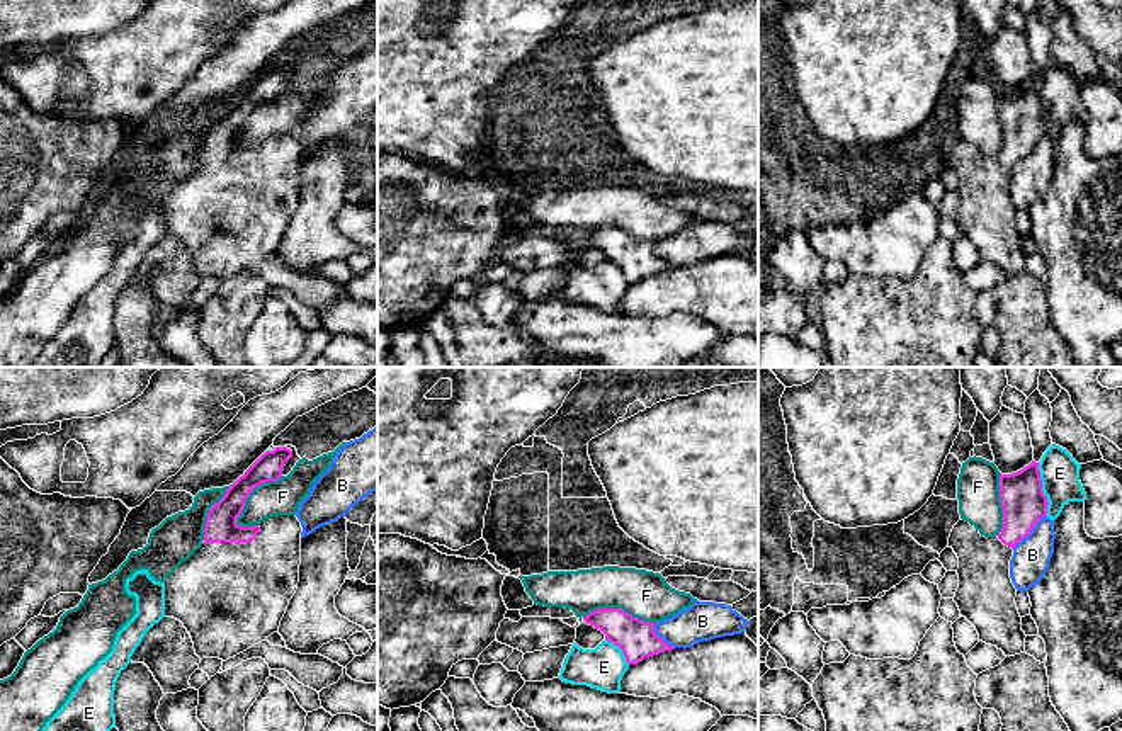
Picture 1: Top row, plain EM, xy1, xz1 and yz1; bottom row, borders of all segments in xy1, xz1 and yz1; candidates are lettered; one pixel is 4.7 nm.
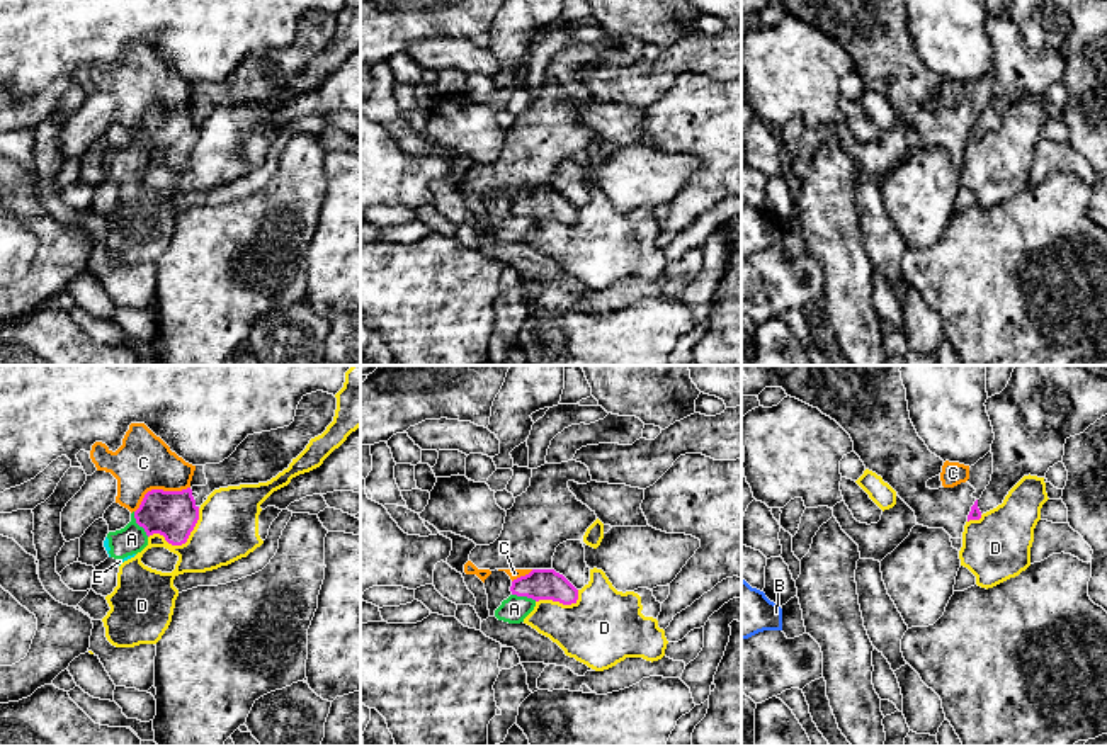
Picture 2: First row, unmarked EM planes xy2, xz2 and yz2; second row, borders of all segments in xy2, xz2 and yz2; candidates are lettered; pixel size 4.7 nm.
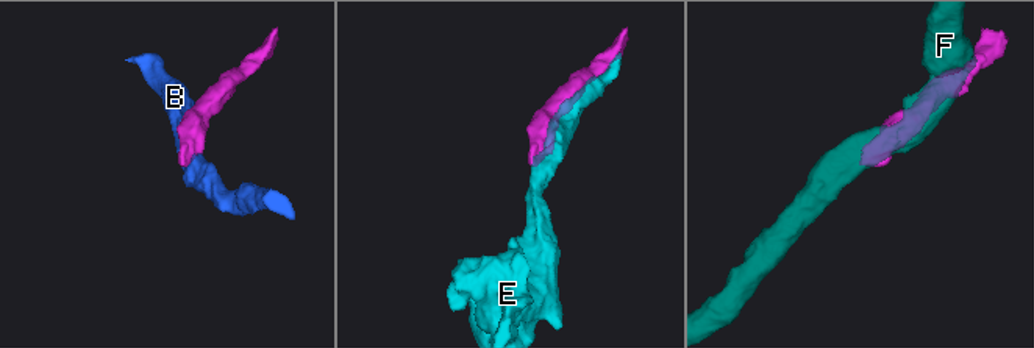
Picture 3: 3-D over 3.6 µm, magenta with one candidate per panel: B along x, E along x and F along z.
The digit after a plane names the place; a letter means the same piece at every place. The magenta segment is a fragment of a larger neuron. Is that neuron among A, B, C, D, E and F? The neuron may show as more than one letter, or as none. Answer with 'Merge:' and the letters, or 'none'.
Merge: none

